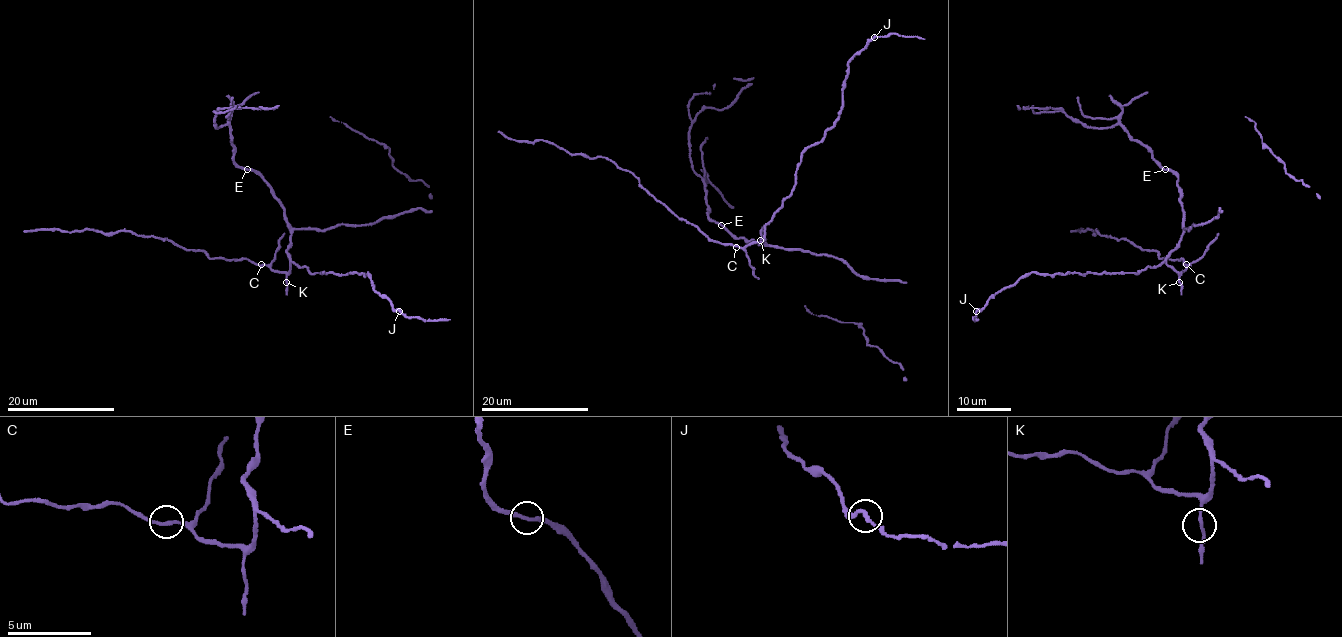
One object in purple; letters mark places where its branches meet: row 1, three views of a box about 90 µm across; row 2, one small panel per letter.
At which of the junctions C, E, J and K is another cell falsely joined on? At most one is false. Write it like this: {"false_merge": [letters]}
{"false_merge": []}

